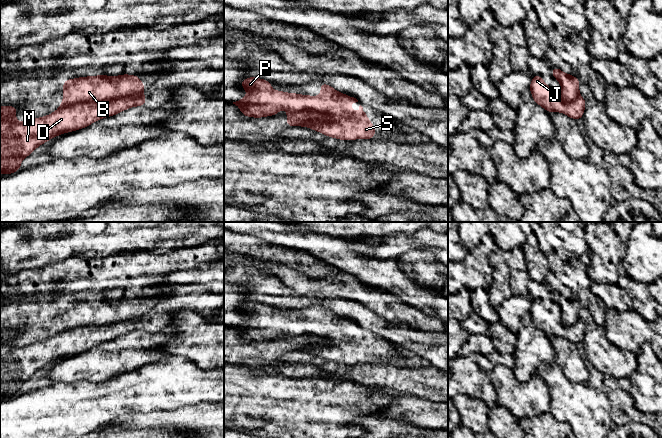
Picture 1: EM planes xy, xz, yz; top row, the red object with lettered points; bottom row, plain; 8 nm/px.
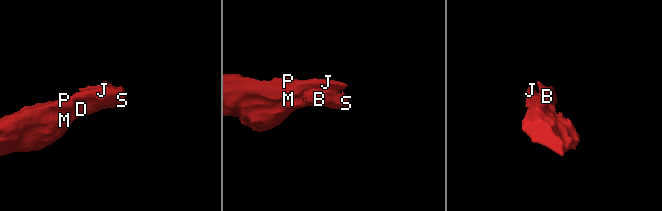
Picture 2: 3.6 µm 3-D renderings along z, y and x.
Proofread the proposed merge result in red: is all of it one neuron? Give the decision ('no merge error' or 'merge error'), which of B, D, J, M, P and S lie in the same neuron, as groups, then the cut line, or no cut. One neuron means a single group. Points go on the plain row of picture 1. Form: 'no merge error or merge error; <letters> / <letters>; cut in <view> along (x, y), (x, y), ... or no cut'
merge error; B / D J M P S; cut in xy along (141, 316), (105, 324), (81, 325), (60, 331)

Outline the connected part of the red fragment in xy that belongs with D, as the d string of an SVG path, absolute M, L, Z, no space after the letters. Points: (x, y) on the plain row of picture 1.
M144 318L120 320L106 325L81 326L63 330L55 336L18 346L15 330L0 331L0 398L20 394L21 386L38 370L67 356L83 353L93 346L147 328Z

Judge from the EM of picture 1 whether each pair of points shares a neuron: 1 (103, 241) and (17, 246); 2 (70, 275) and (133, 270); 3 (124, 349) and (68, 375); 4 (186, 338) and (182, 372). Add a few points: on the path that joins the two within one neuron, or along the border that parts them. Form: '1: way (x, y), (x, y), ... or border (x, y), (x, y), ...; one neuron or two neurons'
1: way (82, 241), (48, 241), (43, 246), (38, 246); one neuron
2: way (86, 273), (89, 270), (117, 270); one neuron
3: way (110, 359), (95, 365), (82, 366); one neuron
4: border (171, 354), (185, 356), (204, 370); two neurons

